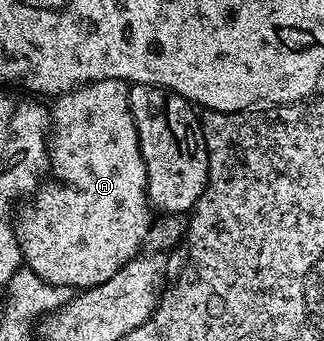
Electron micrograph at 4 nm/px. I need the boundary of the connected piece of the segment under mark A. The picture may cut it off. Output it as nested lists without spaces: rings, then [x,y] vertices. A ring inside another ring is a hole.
[[[93,80],[90,84],[79,84],[70,92],[64,92],[53,101],[49,109],[50,114],[50,134],[48,137],[48,168],[58,179],[58,184],[47,183],[39,187],[32,202],[26,209],[19,211],[16,216],[16,231],[18,233],[18,245],[22,250],[22,259],[25,267],[31,268],[44,282],[55,284],[56,286],[69,287],[73,290],[85,290],[94,288],[97,284],[108,282],[116,270],[120,270],[130,259],[133,259],[139,250],[146,243],[146,235],[152,225],[152,205],[150,196],[146,192],[146,167],[144,158],[140,150],[138,141],[138,131],[136,122],[132,118],[130,109],[130,88],[125,80]]]

